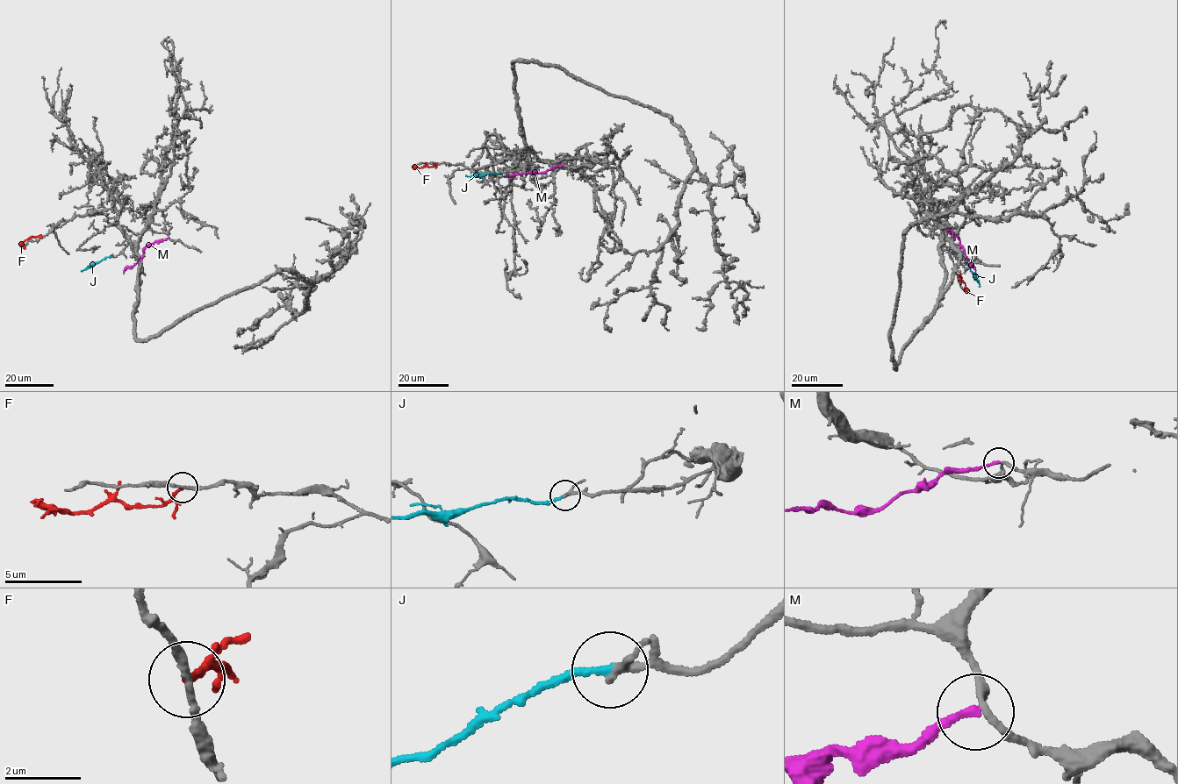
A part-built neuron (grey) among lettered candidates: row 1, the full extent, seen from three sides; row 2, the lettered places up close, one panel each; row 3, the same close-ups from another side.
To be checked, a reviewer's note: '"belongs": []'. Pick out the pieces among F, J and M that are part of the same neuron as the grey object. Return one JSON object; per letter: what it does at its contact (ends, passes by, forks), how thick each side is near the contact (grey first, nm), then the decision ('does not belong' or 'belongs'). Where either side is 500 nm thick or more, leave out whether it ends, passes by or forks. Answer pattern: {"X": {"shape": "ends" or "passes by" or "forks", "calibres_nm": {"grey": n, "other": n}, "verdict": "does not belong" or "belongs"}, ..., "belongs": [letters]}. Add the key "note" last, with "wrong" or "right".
{"F": {"shape": "ends", "calibres_nm": {"grey": 170, "other": 180}, "verdict": "does not belong"}, "J": {"shape": "ends", "calibres_nm": {"grey": 170, "other": 170}, "verdict": "belongs"}, "M": {"shape": "ends", "calibres_nm": {"grey": 180, "other": 190}, "verdict": "does not belong"}, "belongs": ["J"], "note": "wrong"}

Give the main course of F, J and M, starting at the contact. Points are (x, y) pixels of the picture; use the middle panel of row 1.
F: (437, 163), (434, 166), (417, 167)
J: (499, 172), (465, 175)
M: (563, 165), (544, 172), (507, 174)

